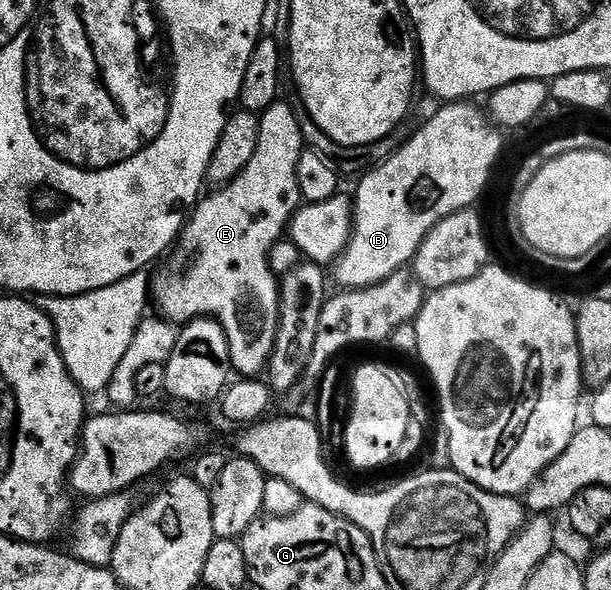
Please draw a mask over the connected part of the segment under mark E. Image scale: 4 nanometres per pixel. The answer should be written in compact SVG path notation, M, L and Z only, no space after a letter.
M276 102L261 113L259 121L261 138L257 138L257 151L249 166L233 182L216 187L211 193L208 191L196 203L181 233L180 265L165 269L153 280L153 308L164 320L175 326L186 326L200 318L219 321L229 342L231 367L243 378L255 378L268 371L279 329L280 277L271 269L271 251L278 240L284 239L303 200L301 186L297 186L297 162L305 141L297 114L290 103Z

